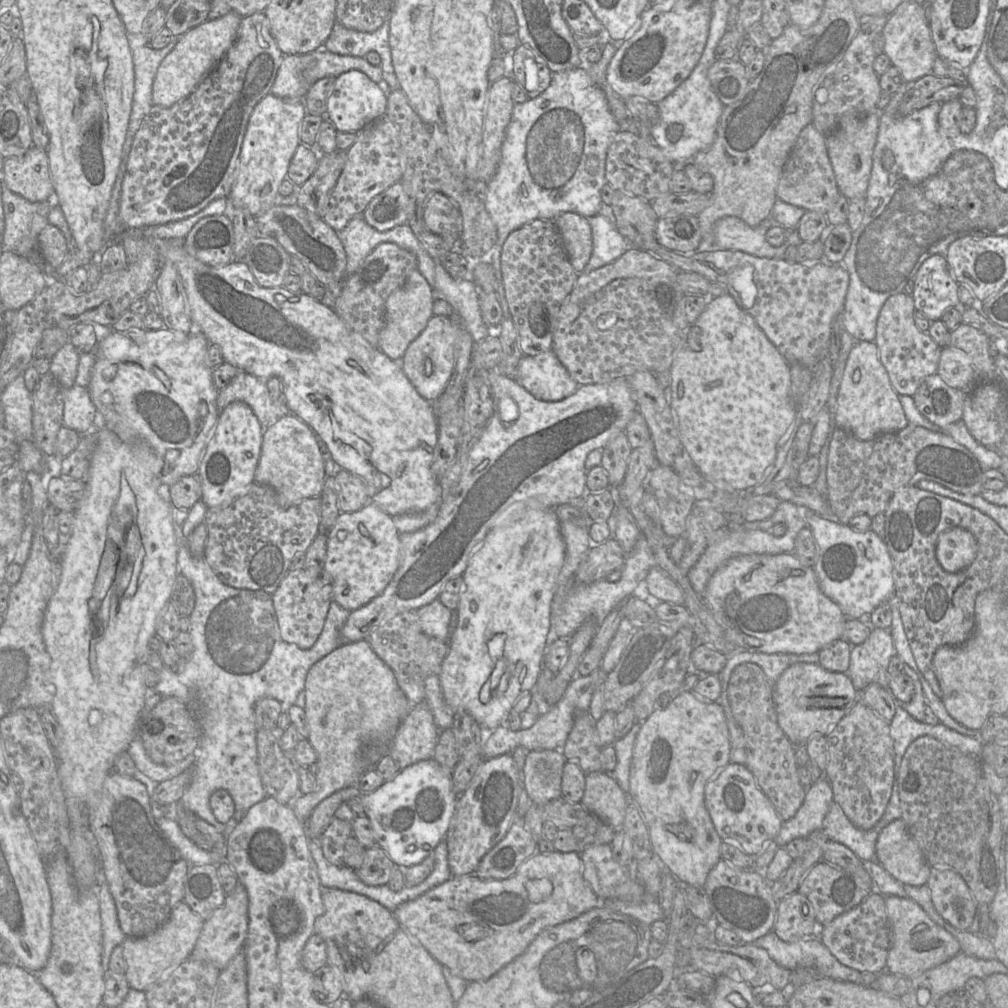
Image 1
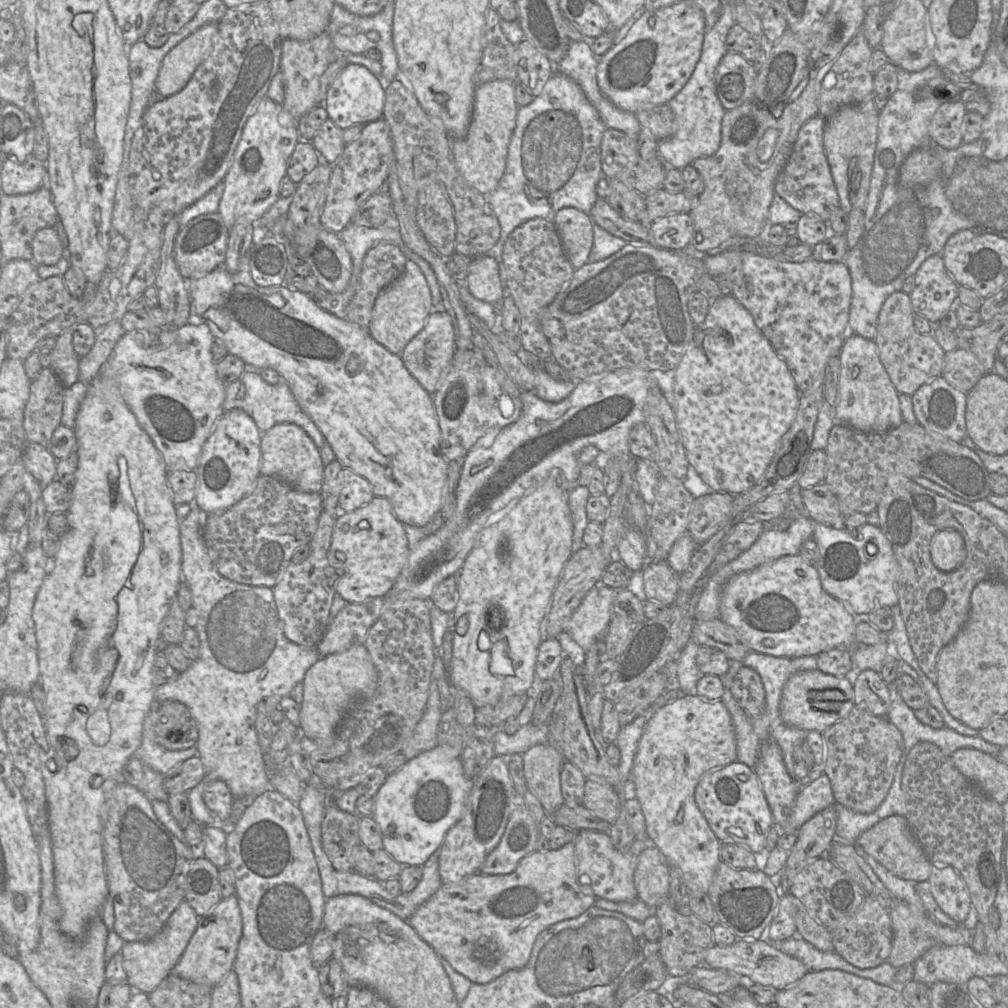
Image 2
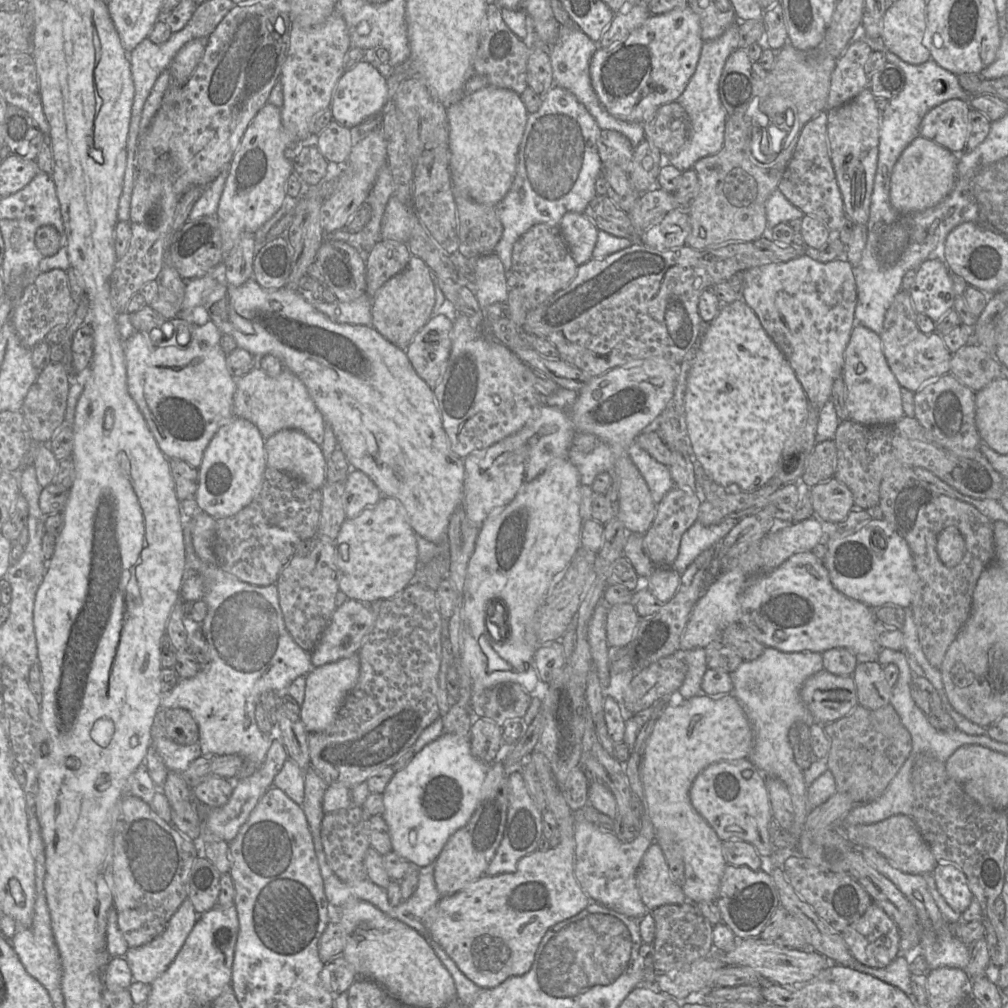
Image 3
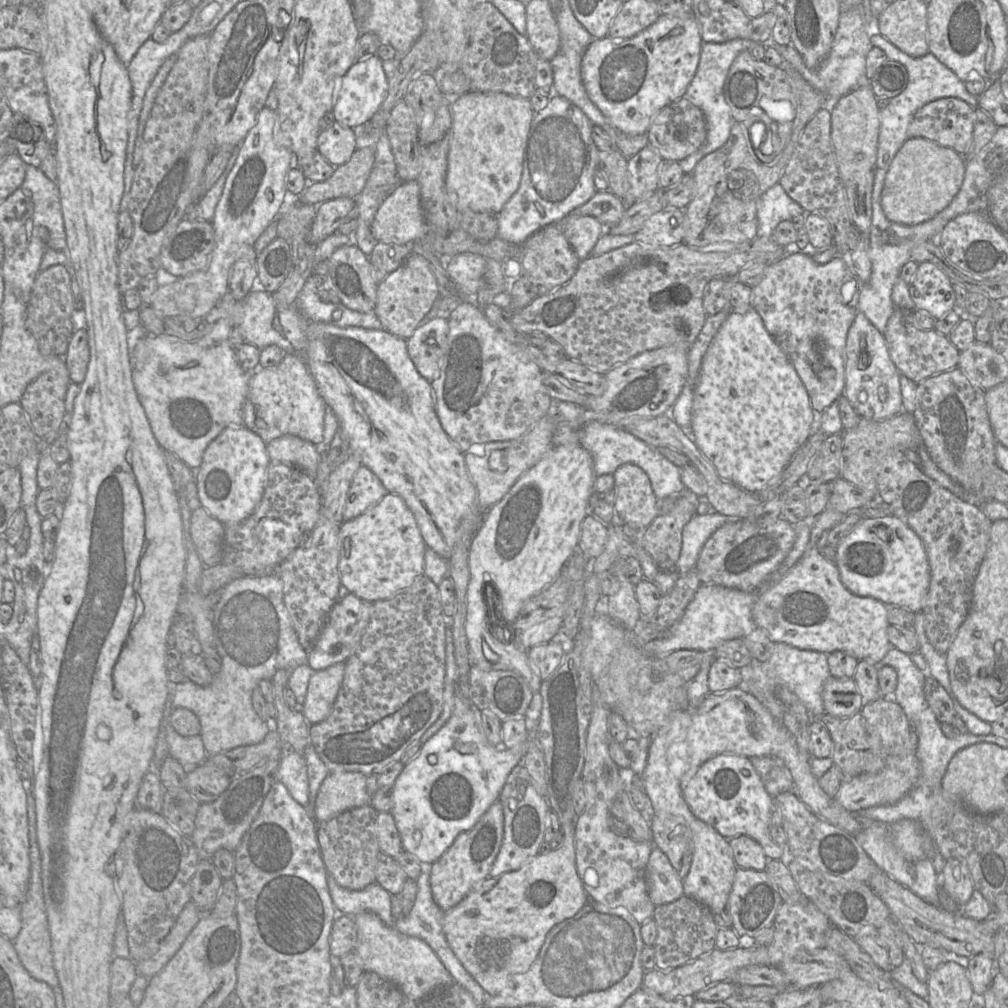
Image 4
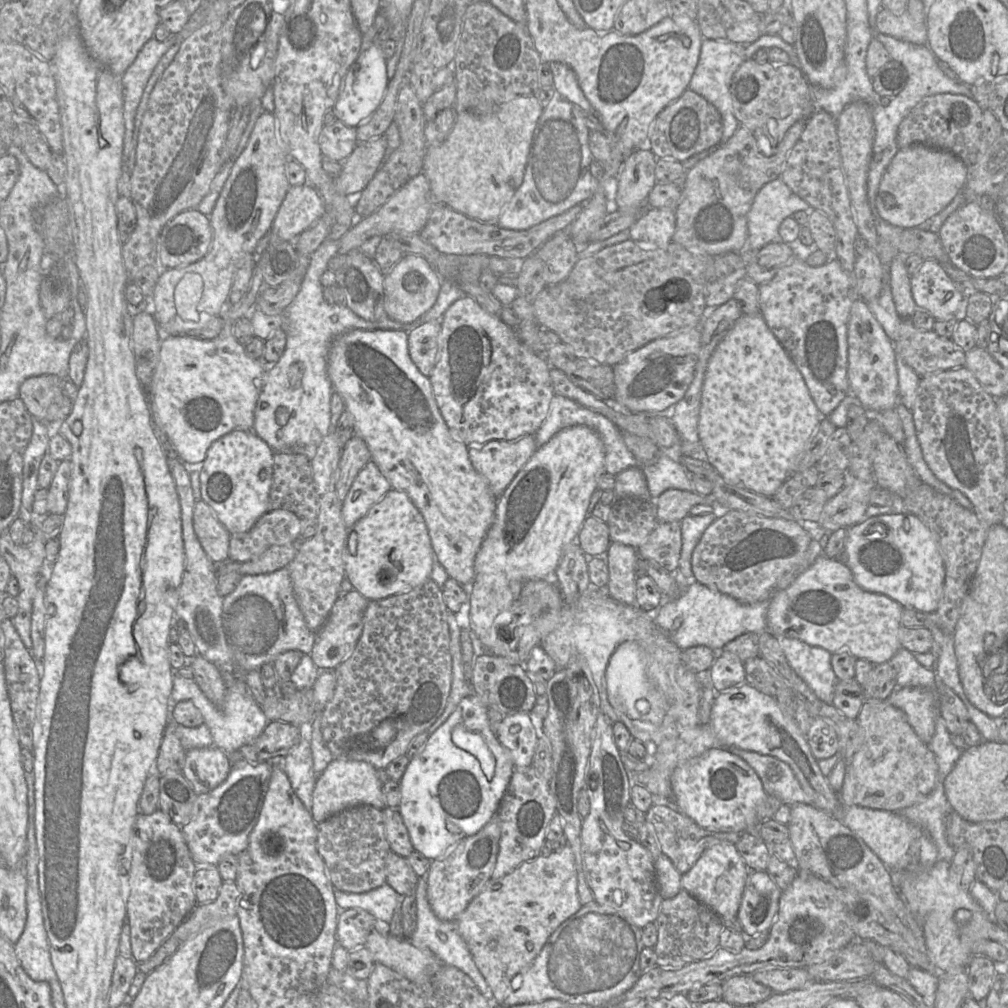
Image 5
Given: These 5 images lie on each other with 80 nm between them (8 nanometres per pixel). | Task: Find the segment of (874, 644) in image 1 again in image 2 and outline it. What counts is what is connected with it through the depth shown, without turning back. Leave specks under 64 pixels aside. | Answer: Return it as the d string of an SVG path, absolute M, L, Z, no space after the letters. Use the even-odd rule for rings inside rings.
M887 643L858 645L851 652L852 669L844 677L854 686L855 679L864 670L873 670L880 674L888 660L889 652L890 648Z

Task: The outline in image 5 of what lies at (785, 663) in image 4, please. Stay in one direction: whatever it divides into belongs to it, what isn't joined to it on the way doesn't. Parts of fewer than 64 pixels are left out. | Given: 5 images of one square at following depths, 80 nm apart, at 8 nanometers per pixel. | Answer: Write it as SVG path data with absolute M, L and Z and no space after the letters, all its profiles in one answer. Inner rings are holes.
M778 638L784 655L795 673L808 685L821 701L831 704L834 698L834 690L837 682L832 666L831 653L823 648L811 646L795 638Z

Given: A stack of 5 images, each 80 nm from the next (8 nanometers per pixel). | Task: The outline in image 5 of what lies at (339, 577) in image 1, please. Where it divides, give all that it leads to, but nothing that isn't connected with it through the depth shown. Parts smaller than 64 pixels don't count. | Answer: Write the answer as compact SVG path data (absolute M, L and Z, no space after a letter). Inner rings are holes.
M390 489L353 526L347 528L345 577L369 601L411 591L431 579L436 559L423 515L404 491Z

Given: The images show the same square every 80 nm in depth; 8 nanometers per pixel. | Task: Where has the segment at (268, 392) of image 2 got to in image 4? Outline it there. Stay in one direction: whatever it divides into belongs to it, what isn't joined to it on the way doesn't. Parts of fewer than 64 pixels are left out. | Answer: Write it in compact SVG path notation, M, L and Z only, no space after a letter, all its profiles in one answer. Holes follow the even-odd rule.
M286 353L278 365L267 368L261 367L250 376L248 392L243 405L243 424L258 434L266 444L273 439L290 434L316 445L324 439L326 407L327 405L320 395L306 363L298 355Z

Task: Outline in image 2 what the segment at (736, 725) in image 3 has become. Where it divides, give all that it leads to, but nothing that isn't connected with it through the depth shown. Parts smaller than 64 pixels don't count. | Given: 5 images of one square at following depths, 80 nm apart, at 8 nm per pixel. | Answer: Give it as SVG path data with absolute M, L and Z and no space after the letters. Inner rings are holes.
M697 692L695 695L685 695L661 708L649 720L639 741L631 780L645 817L646 832L665 856L669 866L675 866L682 871L689 892L707 893L721 861L720 841L695 802L695 788L704 774L734 761L737 761L736 739L728 710L722 701L710 700Z

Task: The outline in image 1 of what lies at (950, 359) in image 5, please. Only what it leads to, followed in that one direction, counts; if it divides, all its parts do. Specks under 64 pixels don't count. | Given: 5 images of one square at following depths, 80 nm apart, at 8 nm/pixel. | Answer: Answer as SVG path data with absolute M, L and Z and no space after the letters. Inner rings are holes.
M905 293L890 296L883 304L876 325L875 343L878 348L878 356L885 367L890 383L898 395L913 396L919 385L930 375L937 373L942 348L927 333L921 331L914 322L913 298Z

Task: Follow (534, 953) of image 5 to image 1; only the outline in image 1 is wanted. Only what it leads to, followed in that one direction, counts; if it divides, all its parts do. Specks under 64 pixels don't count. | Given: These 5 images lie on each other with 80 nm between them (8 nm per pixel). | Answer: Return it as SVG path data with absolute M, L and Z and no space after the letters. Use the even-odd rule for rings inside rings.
M533 750L526 757L523 784L529 798L537 805L562 797L561 782L566 762L558 750ZM535 853L506 879L452 876L419 897L399 905L393 915L442 966L466 980L484 981L521 955L541 932L601 906L582 876L580 854Z

